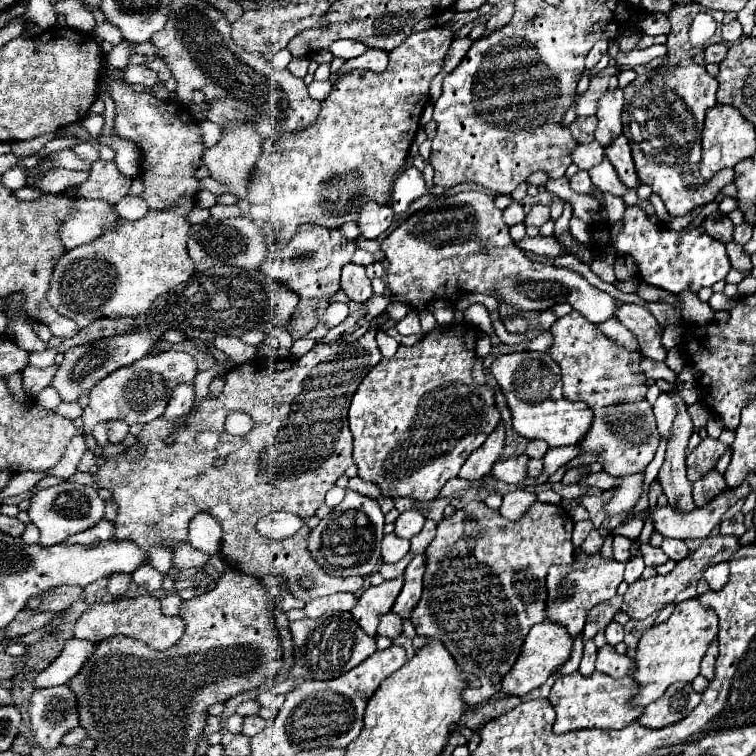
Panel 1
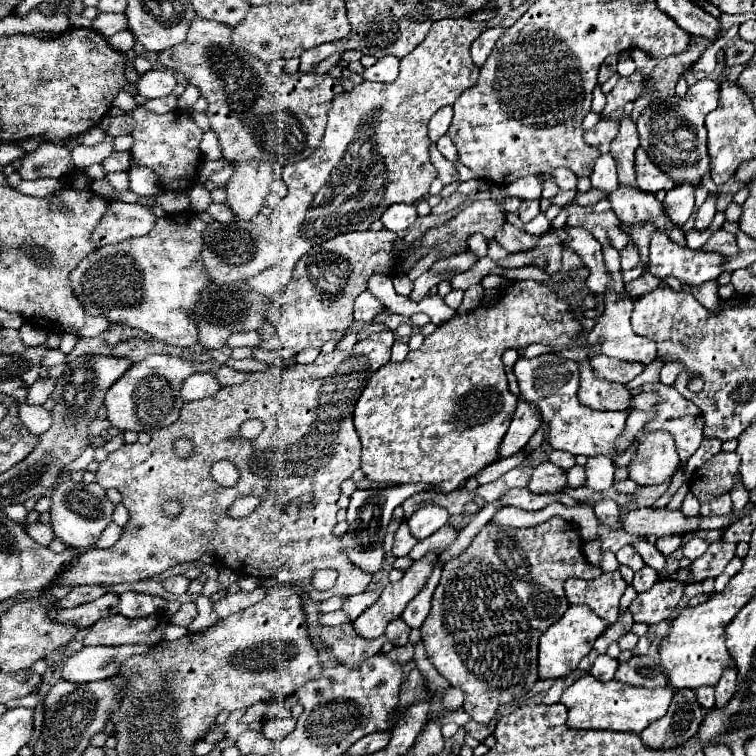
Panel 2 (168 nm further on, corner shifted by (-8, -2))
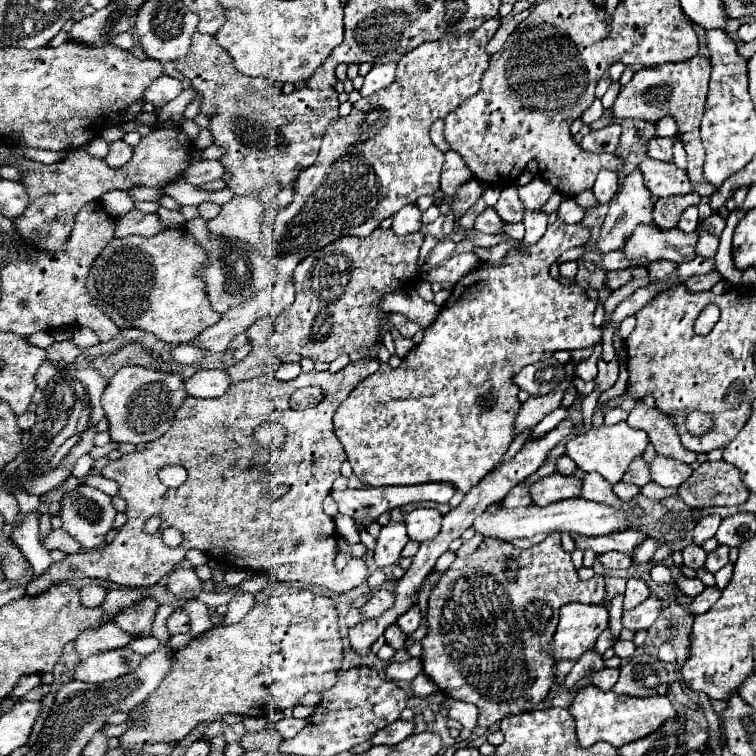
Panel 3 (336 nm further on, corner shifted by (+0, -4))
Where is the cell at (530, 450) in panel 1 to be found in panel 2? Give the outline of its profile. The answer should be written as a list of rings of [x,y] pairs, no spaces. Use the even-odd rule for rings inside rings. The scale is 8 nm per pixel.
[[[554,451],[548,459],[550,459],[554,465],[562,467],[562,469],[570,469],[570,467],[576,465],[576,457],[570,455],[570,453],[566,453],[566,451]]]

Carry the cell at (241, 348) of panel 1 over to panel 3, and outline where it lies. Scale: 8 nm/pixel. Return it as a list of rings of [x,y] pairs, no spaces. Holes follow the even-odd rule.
[[[280,363],[278,371],[276,371],[276,377],[286,381],[286,379],[294,379],[298,373],[300,373],[300,365],[298,363]]]

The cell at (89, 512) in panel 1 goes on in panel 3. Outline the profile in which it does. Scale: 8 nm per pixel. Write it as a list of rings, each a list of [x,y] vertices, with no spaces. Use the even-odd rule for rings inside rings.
[[[78,485],[62,497],[62,529],[72,535],[84,549],[102,545],[104,535],[112,529],[116,509],[106,493]]]

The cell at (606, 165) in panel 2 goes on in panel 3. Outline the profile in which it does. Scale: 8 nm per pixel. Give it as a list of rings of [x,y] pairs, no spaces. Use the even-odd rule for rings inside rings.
[[[602,169],[594,181],[592,191],[598,203],[608,203],[614,197],[614,191],[618,191],[618,175],[610,169]]]

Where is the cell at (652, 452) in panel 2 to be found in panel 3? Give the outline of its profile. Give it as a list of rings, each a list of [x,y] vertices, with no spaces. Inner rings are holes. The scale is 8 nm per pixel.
[[[656,455],[656,459],[648,463],[648,467],[652,483],[660,487],[678,487],[692,473],[692,469],[686,463],[678,463],[676,459],[668,459],[664,455]]]

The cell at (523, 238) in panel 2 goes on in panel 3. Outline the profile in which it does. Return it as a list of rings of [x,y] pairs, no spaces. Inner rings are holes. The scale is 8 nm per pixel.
[[[488,207],[484,213],[480,213],[480,215],[476,217],[474,229],[476,229],[476,231],[480,231],[480,233],[496,235],[496,233],[502,233],[504,225],[506,225],[506,223],[500,219],[500,215],[497,214],[495,209]]]

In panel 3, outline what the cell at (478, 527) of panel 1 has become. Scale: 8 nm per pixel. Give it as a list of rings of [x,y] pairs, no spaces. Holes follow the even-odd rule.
[[[552,533],[548,535],[542,543],[530,547],[530,549],[518,549],[502,539],[494,539],[494,537],[486,537],[478,549],[468,555],[468,557],[458,557],[450,569],[442,575],[442,579],[438,581],[436,589],[430,593],[430,601],[428,601],[428,635],[420,641],[422,643],[422,667],[424,673],[450,697],[472,703],[478,707],[478,727],[490,727],[492,723],[504,719],[506,715],[516,715],[522,711],[530,711],[534,705],[538,705],[544,695],[548,693],[548,689],[554,683],[554,673],[556,673],[556,663],[554,659],[550,659],[550,655],[542,655],[542,647],[546,647],[546,643],[550,643],[550,635],[554,635],[554,627],[558,625],[558,613],[560,607],[572,601],[582,601],[582,603],[604,603],[606,601],[606,591],[604,591],[604,577],[602,575],[594,575],[588,581],[582,581],[576,573],[576,567],[572,565],[570,553],[562,549],[560,543],[560,533]]]

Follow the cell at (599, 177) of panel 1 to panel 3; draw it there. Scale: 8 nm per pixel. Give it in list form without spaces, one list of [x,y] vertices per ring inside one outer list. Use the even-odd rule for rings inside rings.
[[[654,223],[638,225],[634,233],[626,239],[622,253],[634,265],[642,265],[644,261],[652,263],[658,259],[684,263],[696,257],[694,251],[696,241],[698,241],[698,233],[684,233],[678,227],[660,229]]]

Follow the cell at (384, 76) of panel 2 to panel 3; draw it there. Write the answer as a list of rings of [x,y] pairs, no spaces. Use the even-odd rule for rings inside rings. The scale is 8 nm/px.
[[[384,63],[384,65],[372,65],[370,73],[364,77],[364,85],[360,89],[362,97],[372,95],[380,89],[386,89],[396,79],[396,63]]]

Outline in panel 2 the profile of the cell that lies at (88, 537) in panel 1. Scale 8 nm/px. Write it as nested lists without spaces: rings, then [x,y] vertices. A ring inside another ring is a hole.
[[[110,523],[110,525],[104,529],[104,533],[100,535],[100,539],[98,539],[96,547],[100,547],[100,549],[112,547],[112,545],[114,545],[114,543],[120,539],[120,535],[122,535],[122,527],[118,527],[118,525]]]

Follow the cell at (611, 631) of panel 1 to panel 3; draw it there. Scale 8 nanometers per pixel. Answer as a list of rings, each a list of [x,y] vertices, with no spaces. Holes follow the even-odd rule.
[[[618,639],[616,643],[614,643],[614,651],[616,651],[616,655],[620,657],[620,659],[626,659],[626,657],[630,657],[632,653],[634,653],[634,643],[632,641],[622,641],[622,639]]]

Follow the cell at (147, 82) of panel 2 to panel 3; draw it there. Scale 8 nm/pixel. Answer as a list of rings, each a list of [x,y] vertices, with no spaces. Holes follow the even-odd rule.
[[[160,75],[150,87],[144,91],[144,101],[152,103],[154,107],[164,107],[168,101],[176,99],[182,93],[182,83],[168,75]]]

